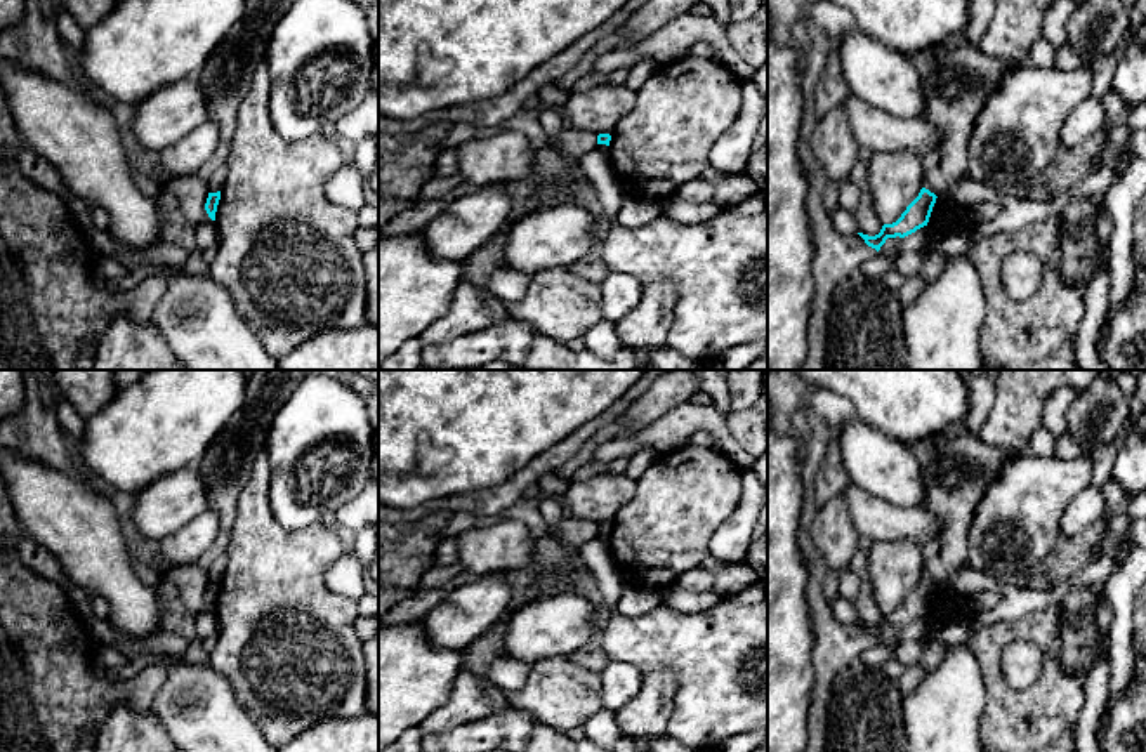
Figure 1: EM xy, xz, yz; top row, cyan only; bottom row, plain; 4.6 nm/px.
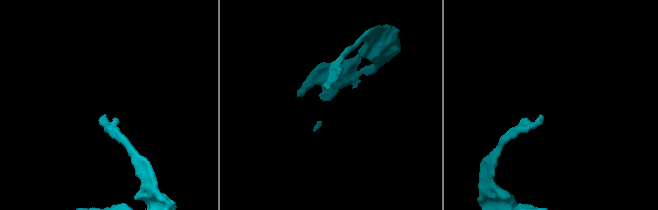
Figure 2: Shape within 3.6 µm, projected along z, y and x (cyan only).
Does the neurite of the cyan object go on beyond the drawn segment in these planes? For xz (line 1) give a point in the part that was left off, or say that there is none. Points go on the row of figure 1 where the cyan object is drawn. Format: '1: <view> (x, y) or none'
1: none

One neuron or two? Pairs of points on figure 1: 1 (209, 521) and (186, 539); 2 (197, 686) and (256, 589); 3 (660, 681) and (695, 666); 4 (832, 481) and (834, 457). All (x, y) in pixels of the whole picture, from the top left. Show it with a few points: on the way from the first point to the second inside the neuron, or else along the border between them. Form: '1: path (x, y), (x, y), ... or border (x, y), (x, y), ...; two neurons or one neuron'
1: path (204, 527), (191, 539); one neuron
2: border (210, 664), (228, 681), (235, 699); two neurons
3: border (643, 674), (669, 669), (678, 678), (671, 714); two neurons
4: path (832, 476), (832, 462); one neuron

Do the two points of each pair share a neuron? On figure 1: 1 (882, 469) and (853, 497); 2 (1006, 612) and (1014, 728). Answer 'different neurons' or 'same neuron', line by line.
1: different neurons
2: different neurons

